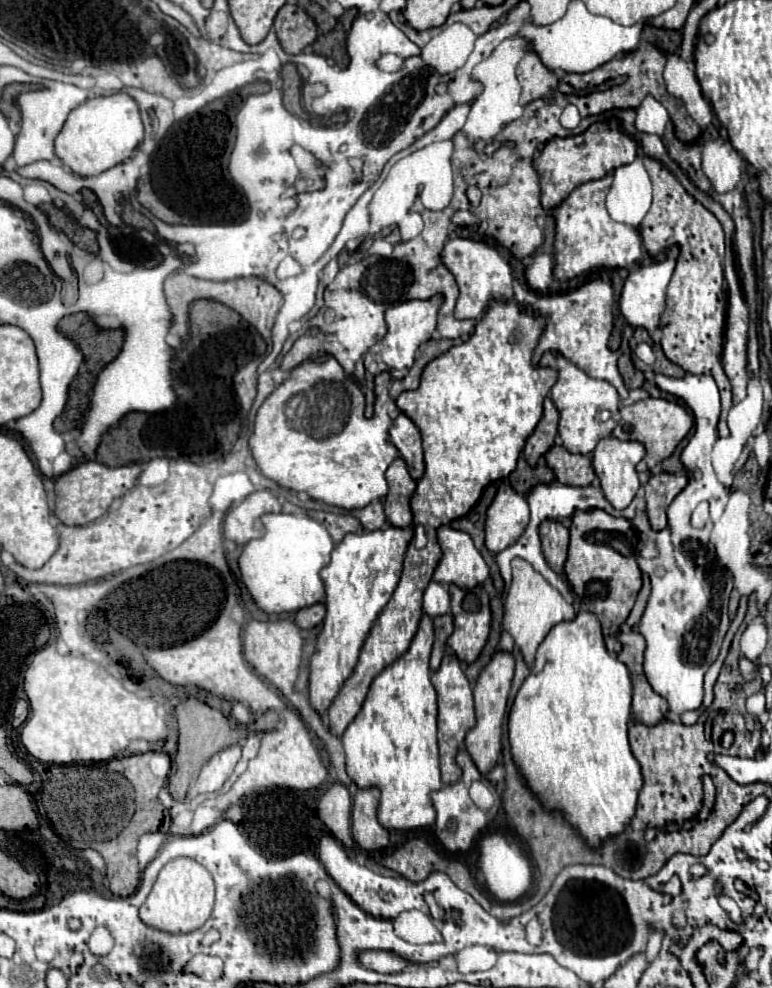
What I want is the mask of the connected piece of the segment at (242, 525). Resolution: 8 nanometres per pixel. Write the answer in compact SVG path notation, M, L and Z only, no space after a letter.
M270 490L252 492L242 504L230 508L224 518L224 538L234 544L246 544L254 538L254 522L268 512L280 512L280 502Z

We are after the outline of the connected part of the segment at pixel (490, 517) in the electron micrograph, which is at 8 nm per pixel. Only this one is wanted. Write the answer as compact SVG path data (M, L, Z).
M500 484L486 512L486 548L498 554L514 544L522 536L528 518L526 500L508 484Z

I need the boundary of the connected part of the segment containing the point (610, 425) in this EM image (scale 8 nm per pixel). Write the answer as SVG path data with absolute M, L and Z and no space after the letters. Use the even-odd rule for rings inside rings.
M546 352L544 364L558 370L558 380L550 390L550 398L552 398L552 402L556 404L556 408L560 412L558 434L562 438L562 446L566 450L570 450L572 454L590 454L596 448L596 444L602 438L610 436L610 432L616 426L614 416L604 422L604 420L600 420L600 412L602 410L608 410L612 414L618 412L618 406L620 406L618 392L608 382L590 378L584 370L580 370L576 364L572 364L570 360L566 360L564 356L560 356L556 352Z

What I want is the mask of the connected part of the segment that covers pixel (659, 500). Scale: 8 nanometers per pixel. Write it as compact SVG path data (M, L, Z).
M668 472L654 474L648 480L644 490L646 490L646 510L652 530L666 528L666 508L686 484L688 478L684 474L668 474Z

